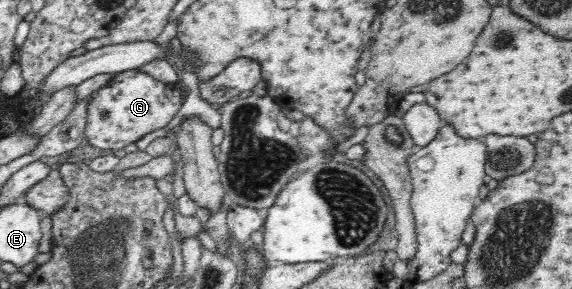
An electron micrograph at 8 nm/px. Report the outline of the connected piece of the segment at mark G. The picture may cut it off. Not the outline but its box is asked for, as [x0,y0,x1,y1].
[84,69,181,152]

